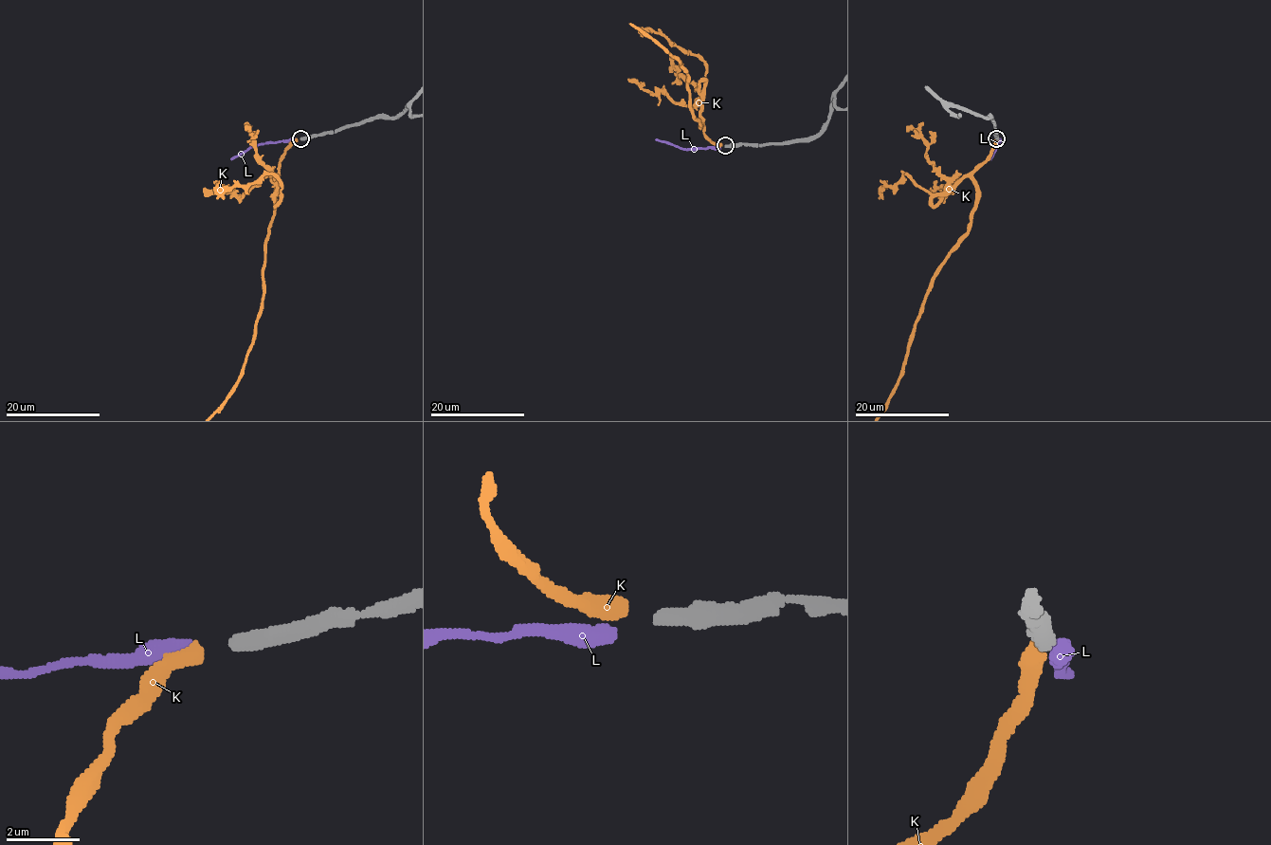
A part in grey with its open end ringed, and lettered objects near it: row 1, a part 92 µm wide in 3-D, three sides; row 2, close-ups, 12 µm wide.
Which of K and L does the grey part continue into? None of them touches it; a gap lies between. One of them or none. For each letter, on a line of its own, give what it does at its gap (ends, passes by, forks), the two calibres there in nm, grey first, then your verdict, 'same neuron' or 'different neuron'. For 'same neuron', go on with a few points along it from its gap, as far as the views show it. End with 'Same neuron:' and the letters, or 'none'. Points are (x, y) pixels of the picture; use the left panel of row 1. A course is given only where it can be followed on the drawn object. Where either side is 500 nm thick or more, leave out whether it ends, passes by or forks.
K: it ends | 400/460 nm | same neuron
L: it ends | 400/440 nm | different neuron
Same neuron: K

